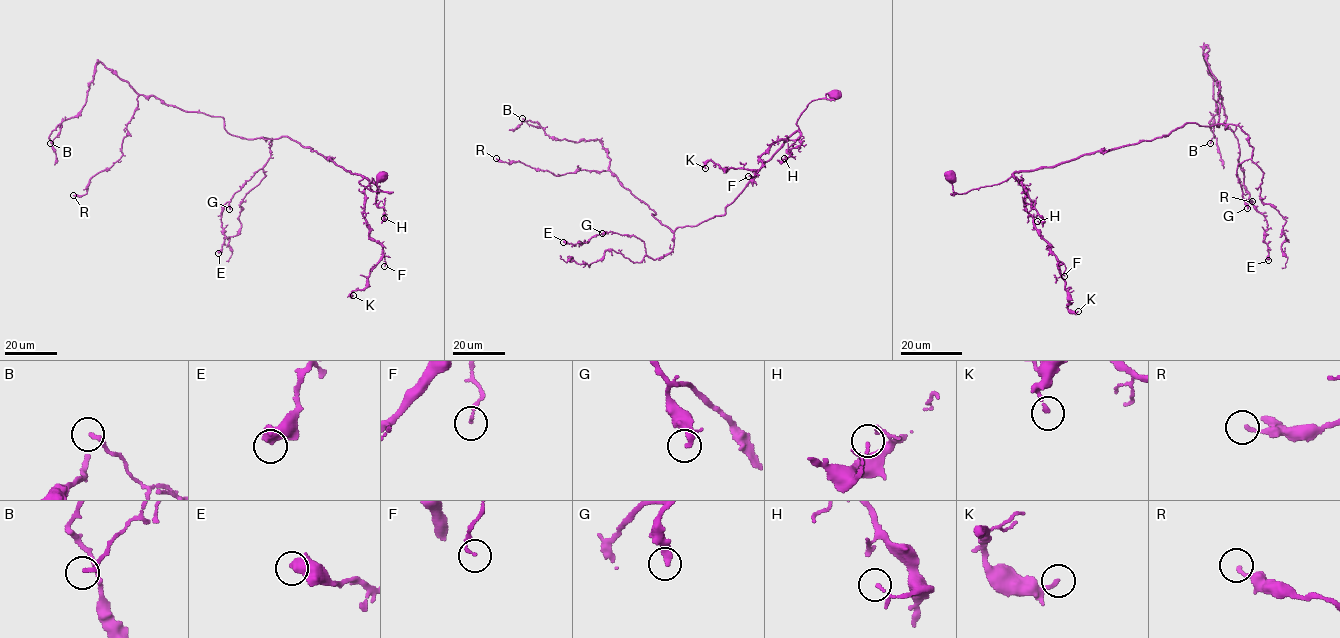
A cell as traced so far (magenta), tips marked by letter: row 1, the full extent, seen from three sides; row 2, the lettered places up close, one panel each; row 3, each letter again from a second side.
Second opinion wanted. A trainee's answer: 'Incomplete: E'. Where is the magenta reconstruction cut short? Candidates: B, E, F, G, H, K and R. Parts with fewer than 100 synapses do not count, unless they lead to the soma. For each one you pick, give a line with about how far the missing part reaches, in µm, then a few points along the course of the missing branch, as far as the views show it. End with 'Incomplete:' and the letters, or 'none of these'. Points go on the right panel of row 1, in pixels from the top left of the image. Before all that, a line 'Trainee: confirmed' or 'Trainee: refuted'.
Trainee: refuted
Incomplete: none of these

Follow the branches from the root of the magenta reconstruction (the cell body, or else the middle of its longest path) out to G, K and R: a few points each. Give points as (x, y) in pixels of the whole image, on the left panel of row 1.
G: (381, 175), (380, 191), (369, 190), (311, 148), (262, 137), (271, 139), (268, 160), (229, 209)
K: (381, 175), (380, 191), (359, 181), (369, 182), (363, 217), (370, 237), (383, 248), (367, 285), (353, 295)
R: (381, 175), (369, 190), (287, 137), (242, 138), (221, 117), (141, 94), (122, 156), (73, 195)

